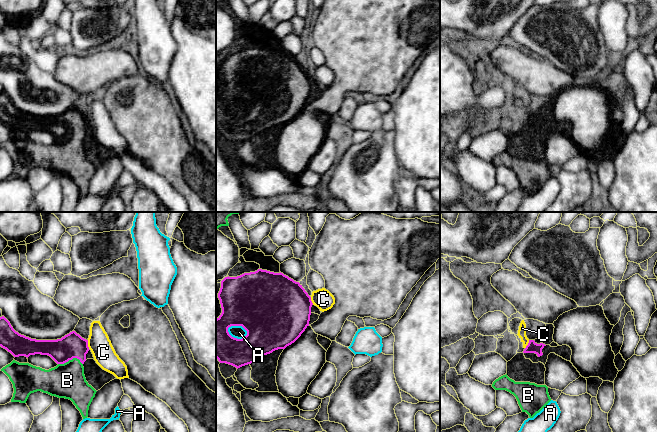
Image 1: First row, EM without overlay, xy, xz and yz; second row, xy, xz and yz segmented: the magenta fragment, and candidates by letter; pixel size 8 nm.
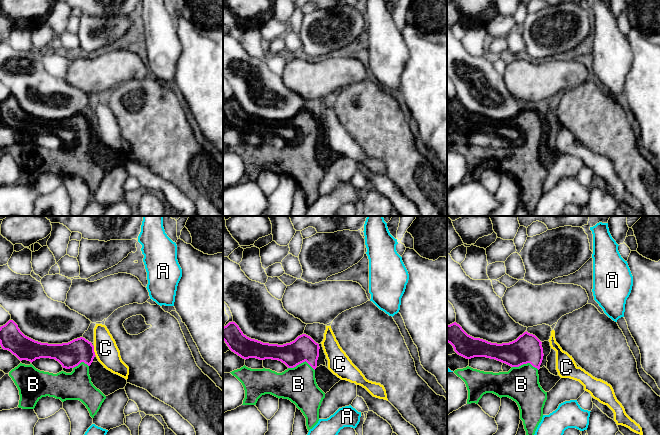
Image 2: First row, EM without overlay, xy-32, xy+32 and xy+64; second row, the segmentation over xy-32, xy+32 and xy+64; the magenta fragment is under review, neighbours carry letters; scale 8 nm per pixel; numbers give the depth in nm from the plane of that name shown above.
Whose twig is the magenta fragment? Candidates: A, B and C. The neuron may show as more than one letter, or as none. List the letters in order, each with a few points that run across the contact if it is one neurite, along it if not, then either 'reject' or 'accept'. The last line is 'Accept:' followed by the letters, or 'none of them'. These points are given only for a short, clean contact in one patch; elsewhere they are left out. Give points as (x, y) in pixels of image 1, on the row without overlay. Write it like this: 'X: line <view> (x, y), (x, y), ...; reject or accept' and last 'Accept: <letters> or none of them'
A: line xz (227, 104), (241, 102), (247, 110); reject
B: line xy (72, 121), (70, 135), (70, 147), (67, 156); accept
C: line xy (87, 116), (89, 124); reject
Accept: B

